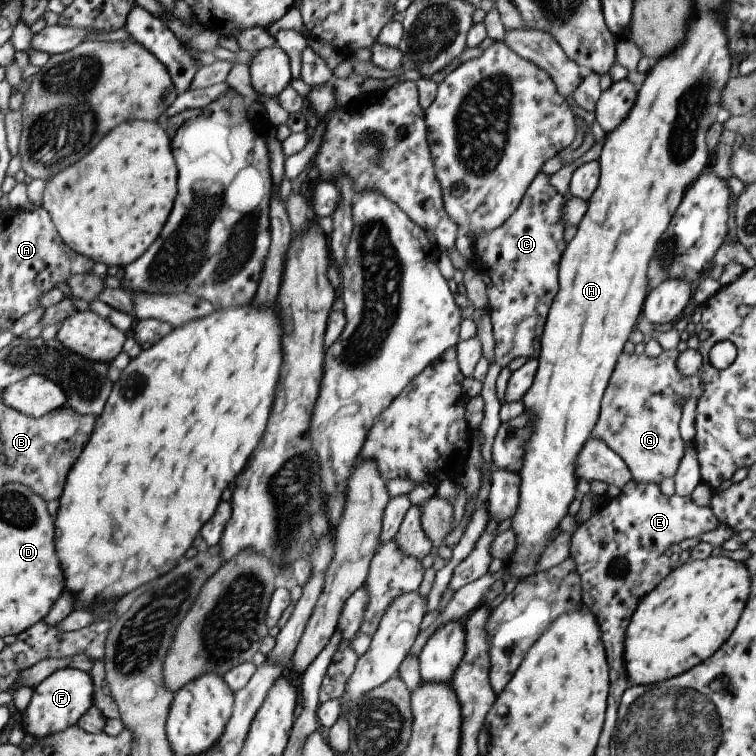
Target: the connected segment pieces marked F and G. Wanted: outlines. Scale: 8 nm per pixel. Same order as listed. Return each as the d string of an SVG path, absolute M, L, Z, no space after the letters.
M69 667L56 670L32 689L25 710L18 713L20 728L25 735L42 739L75 725L77 719L92 705L92 692L91 679L87 673Z
M676 348L664 350L657 357L647 357L644 354L621 353L617 357L609 382L604 388L601 398L599 418L591 432L591 438L597 438L607 445L629 469L631 479L638 483L653 483L658 485L663 478L672 477L684 453L684 442L679 437L677 423L681 418L681 405L690 396L693 389L699 386L698 376L686 377L677 370Z

